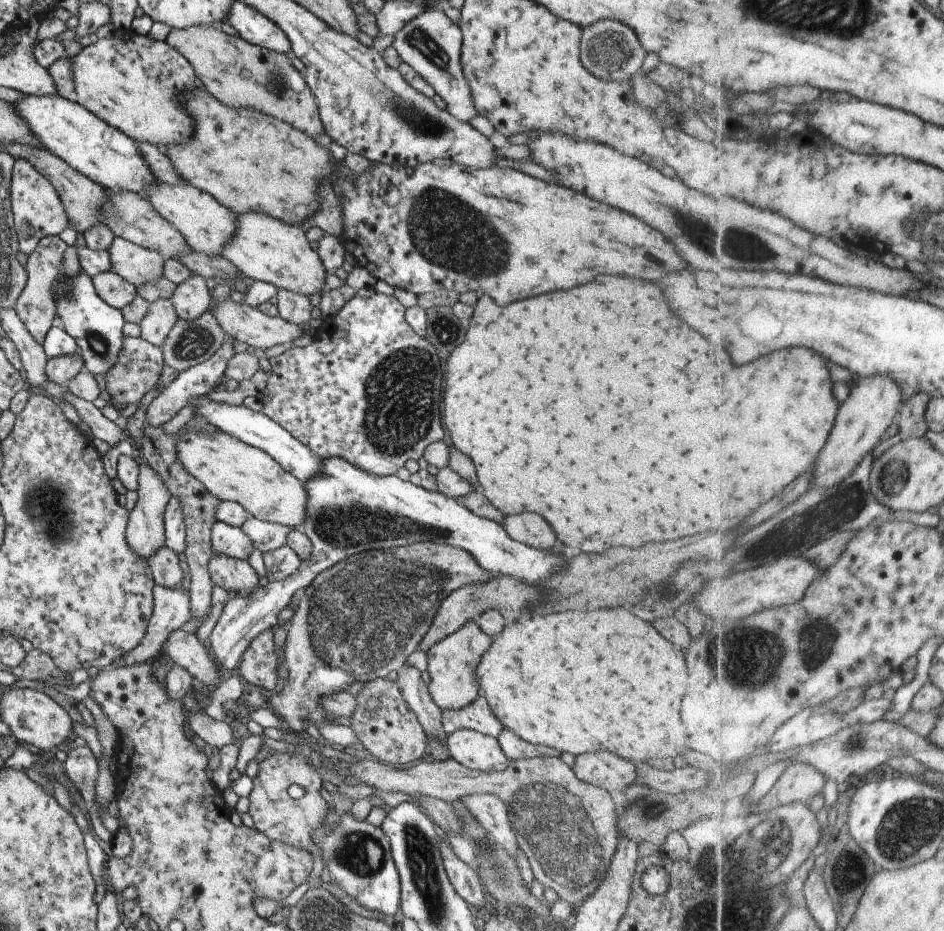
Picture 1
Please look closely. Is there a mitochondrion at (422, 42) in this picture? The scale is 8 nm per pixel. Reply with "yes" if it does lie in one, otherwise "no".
yes

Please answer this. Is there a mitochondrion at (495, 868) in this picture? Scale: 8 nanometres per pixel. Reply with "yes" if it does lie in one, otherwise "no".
yes

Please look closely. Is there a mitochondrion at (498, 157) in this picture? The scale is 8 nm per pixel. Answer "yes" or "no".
no

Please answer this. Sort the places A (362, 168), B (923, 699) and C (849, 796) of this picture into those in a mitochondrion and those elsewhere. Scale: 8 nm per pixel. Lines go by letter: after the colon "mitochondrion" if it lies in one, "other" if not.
A: other
B: other
C: other

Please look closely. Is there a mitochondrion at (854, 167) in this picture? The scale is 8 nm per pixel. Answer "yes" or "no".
no

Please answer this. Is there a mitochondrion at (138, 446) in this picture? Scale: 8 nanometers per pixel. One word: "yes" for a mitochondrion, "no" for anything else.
no

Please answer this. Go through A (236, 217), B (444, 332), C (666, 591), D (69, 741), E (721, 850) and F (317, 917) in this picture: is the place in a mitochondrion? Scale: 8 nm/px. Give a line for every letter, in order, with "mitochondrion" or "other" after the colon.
A: other
B: mitochondrion
C: other
D: other
E: mitochondrion
F: mitochondrion

